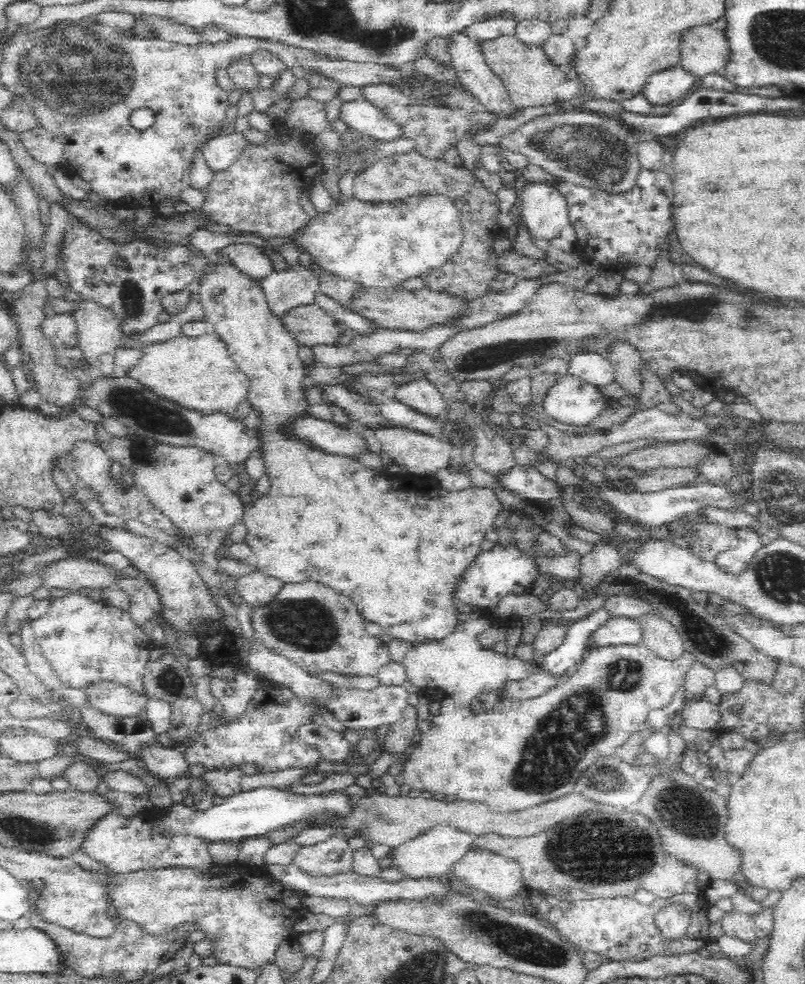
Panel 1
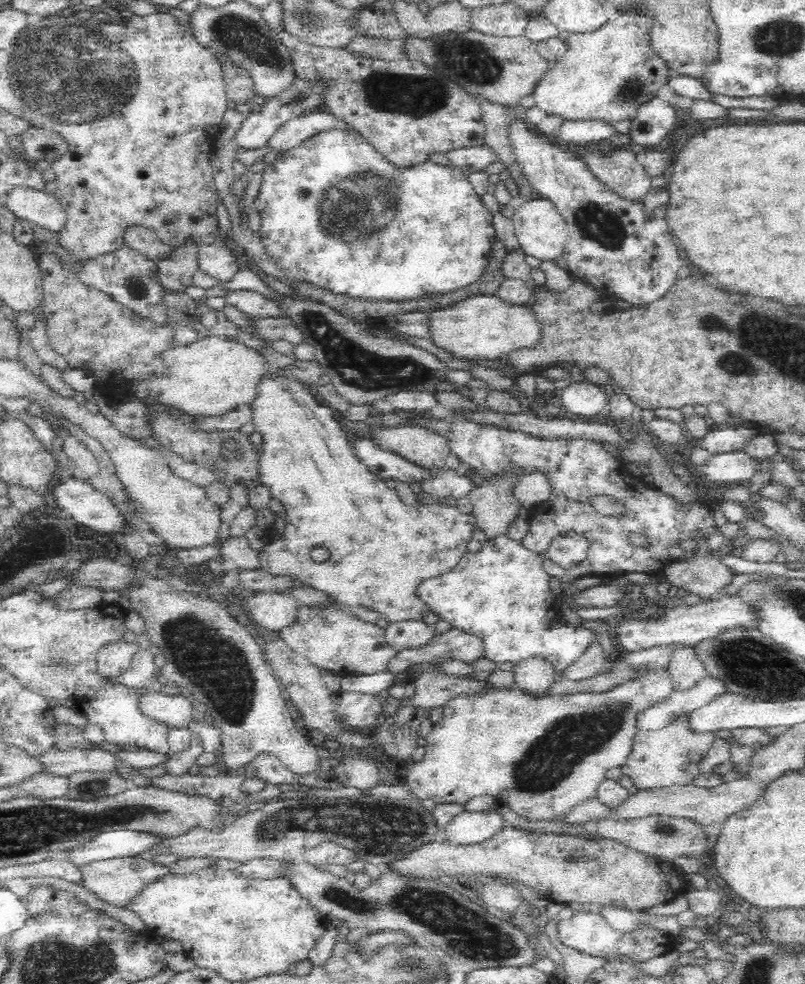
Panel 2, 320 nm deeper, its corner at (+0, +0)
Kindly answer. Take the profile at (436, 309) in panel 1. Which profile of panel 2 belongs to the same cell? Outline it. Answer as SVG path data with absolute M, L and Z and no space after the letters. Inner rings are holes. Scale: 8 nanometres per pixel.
M475 295L454 302L446 308L431 310L426 318L426 330L438 348L456 358L497 359L518 347L537 343L539 328L528 306L503 302L496 295Z

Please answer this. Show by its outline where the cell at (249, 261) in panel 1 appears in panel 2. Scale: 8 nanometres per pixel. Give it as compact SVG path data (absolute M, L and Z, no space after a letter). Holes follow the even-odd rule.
M220 244L199 246L195 260L200 271L222 283L228 282L240 271L233 253Z

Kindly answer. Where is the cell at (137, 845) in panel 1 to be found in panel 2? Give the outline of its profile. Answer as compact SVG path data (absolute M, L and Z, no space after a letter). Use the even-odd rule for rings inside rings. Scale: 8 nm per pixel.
M140 856L119 857L104 860L94 860L80 867L82 885L107 904L125 908L125 904L138 894L138 891L149 882L158 880L170 873L170 868L164 864L156 864L152 860L144 860Z

